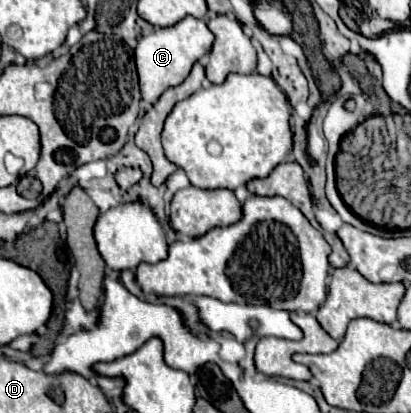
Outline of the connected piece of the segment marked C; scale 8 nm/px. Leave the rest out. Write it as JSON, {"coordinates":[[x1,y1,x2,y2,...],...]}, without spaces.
{"coordinates":[[185,17,171,27,155,29,153,33,141,37,135,47,135,65,143,99,155,103,163,91,181,85,189,75,193,63,201,59,211,49,211,45,213,45,213,33,207,29,205,21,195,17]]}

